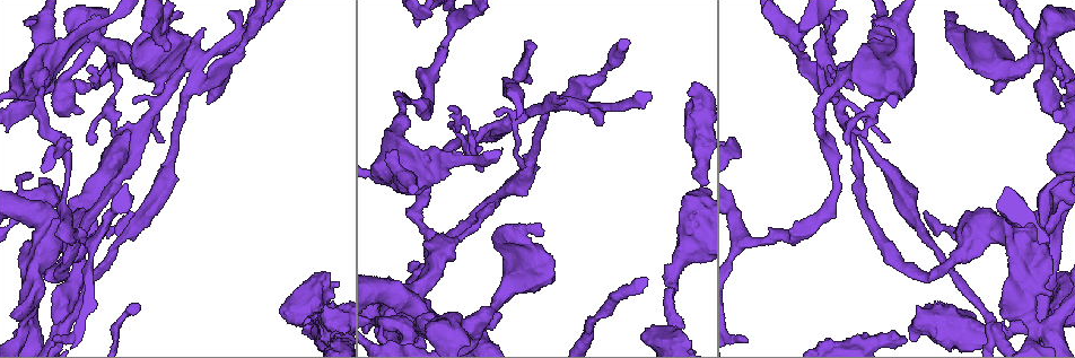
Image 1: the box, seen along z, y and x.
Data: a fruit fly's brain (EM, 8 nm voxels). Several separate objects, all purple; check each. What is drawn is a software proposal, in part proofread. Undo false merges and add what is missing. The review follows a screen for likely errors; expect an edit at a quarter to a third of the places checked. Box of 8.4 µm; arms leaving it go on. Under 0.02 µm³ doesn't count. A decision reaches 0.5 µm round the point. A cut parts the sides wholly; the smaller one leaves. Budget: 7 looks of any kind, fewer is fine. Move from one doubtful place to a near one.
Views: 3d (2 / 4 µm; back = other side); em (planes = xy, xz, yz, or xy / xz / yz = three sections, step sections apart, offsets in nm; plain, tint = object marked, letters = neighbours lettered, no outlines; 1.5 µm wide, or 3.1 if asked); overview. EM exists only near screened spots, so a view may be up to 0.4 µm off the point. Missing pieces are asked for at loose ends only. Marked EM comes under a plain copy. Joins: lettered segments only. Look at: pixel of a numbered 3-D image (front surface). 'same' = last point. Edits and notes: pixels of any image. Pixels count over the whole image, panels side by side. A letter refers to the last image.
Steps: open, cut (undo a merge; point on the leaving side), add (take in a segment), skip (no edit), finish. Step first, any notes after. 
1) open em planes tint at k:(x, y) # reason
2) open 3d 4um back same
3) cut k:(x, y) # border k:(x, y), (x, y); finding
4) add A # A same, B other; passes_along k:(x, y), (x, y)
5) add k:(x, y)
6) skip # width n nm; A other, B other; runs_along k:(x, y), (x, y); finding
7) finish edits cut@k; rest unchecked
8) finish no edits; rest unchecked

open 3d 2um at 1:(522, 168)

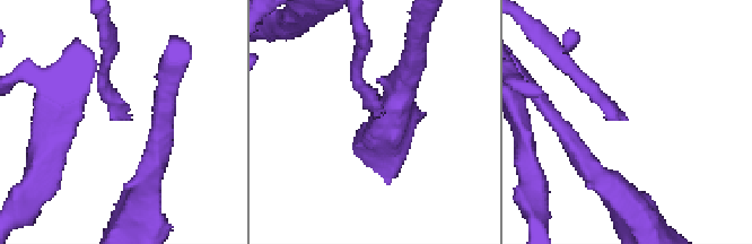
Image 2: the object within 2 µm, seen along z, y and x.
open em xy step 8 letters at 2:(628, 120)

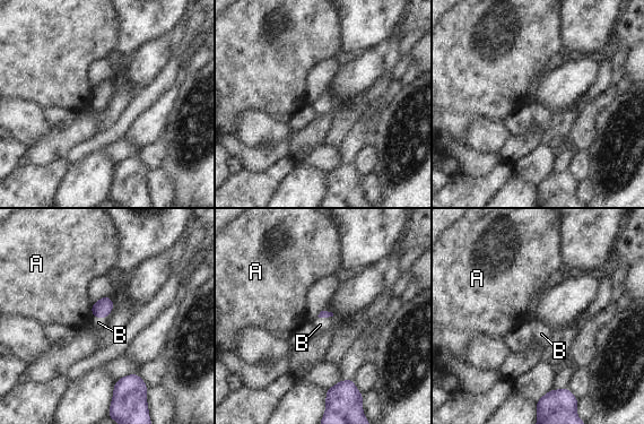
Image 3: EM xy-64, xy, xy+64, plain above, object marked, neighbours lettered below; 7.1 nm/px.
add B # A other, B same; the neuron continues

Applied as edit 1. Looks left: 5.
open overview # see it whole again

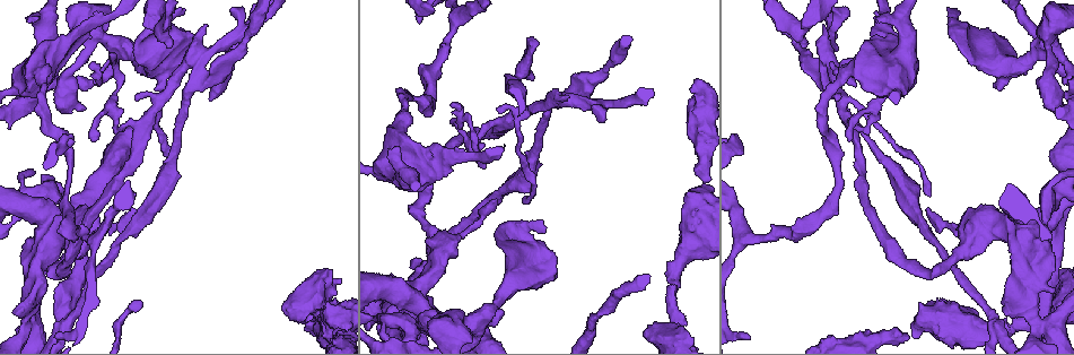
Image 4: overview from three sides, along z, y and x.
open em xy step 8 letters at 4:(454, 122)

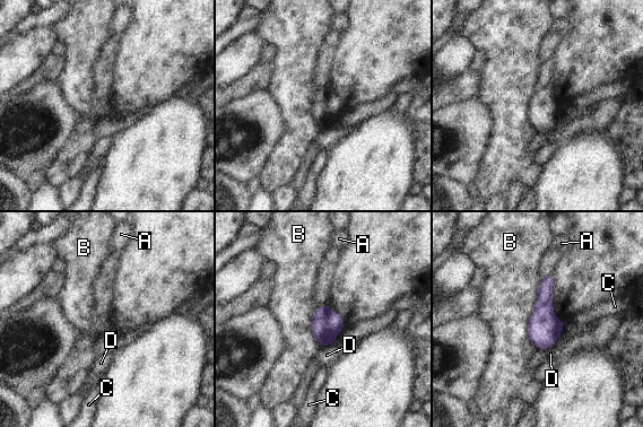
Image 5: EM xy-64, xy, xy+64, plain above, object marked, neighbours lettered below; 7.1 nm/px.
open em yz step 4 letters same # another direction

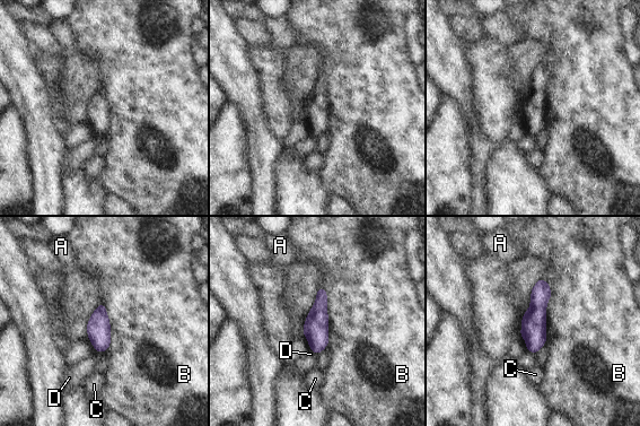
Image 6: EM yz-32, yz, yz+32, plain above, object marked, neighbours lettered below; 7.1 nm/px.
skip # width 180 nm; A other, B other, C other, D other; border 6:(99, 302), (110, 323), (101, 354); no lettered segment goes on from it

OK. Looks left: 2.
finish edits add@3; rest unchecked

